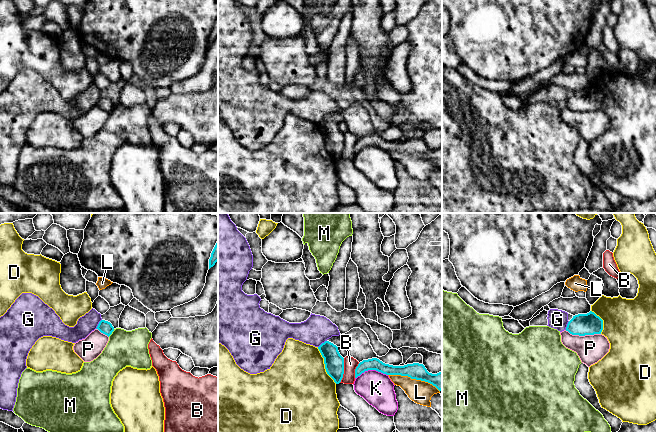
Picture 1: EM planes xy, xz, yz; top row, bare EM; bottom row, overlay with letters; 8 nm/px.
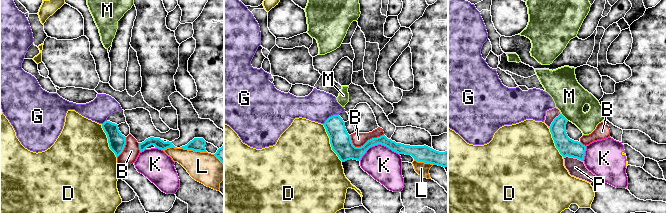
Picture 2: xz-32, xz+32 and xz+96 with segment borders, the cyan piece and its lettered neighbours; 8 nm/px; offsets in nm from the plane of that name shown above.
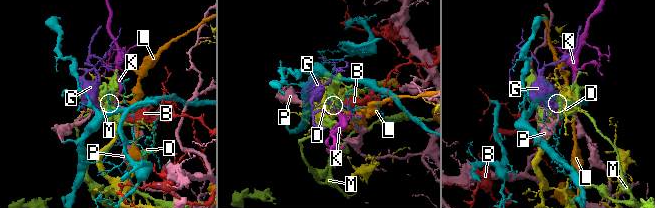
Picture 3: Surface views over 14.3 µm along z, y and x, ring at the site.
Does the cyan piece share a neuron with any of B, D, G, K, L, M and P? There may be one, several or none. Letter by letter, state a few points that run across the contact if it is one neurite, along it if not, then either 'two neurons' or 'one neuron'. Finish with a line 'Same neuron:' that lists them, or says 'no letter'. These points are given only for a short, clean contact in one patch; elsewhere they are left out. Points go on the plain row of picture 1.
B: two neurons
D: two neurons
G: line xy (101, 95), (95, 104); two neurons
K: line xz (387, 150), (375, 146), (365, 146), (355, 154); two neurons
L: two neurons
M: two neurons
P: two neurons
Same neuron: no letter

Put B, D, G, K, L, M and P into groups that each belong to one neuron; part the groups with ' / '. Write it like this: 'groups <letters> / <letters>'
groups B G / D K / L / M / P

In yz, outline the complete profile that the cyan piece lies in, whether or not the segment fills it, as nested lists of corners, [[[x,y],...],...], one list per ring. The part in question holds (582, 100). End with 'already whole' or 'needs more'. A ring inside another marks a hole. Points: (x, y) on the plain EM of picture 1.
[[[592,87],[573,92],[566,103],[570,110],[579,112],[601,110],[602,106],[603,96]]] | already whole

